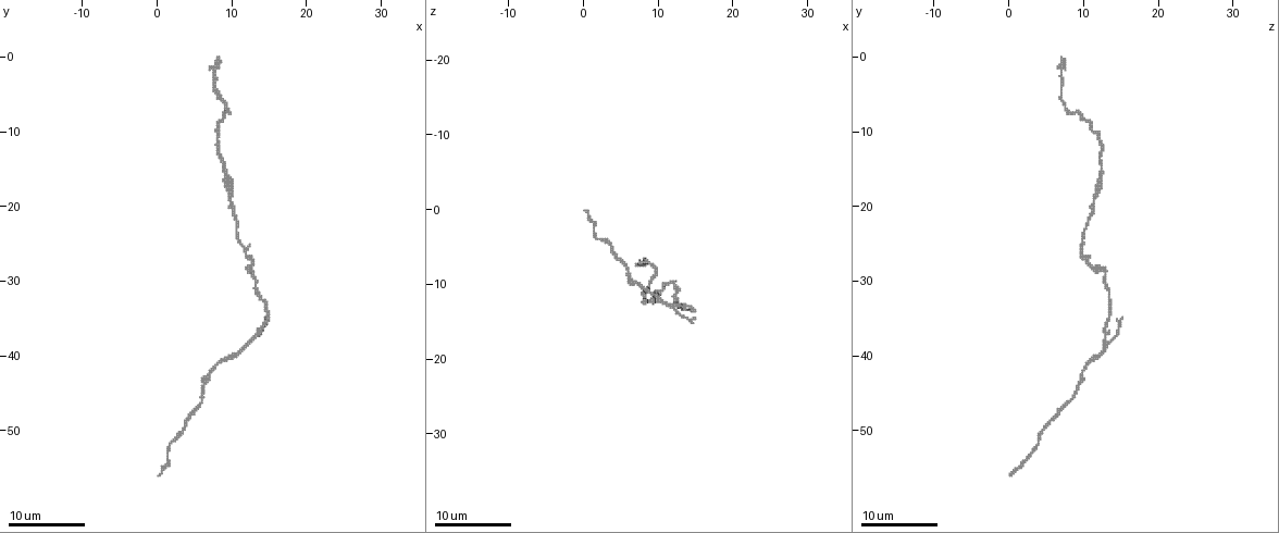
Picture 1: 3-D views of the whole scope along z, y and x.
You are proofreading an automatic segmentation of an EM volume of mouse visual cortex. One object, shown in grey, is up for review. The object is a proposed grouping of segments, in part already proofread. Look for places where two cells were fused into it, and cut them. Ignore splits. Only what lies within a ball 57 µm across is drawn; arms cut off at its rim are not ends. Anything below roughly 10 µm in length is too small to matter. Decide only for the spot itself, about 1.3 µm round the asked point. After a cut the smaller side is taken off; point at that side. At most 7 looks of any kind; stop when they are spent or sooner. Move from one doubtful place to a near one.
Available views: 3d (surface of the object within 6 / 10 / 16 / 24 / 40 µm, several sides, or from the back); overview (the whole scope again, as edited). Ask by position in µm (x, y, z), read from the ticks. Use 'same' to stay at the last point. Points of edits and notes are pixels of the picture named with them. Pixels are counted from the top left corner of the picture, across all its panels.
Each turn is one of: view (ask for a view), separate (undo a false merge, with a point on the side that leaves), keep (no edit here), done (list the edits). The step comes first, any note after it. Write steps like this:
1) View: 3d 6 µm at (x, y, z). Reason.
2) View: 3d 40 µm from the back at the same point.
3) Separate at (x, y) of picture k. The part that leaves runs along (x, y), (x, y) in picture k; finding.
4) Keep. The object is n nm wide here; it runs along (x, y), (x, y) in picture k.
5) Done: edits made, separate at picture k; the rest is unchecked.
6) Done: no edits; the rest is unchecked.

View: 3d 16 µm at (12.0, 26.0, 10.0). Thick turns thin.

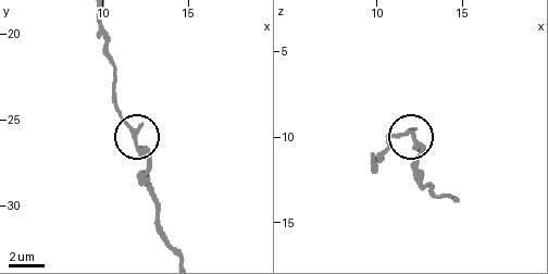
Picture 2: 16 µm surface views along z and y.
Keep. It runs along (156, 194), (144, 174), (147, 156), (114, 104) in picture 2; all the same cell.

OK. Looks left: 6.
View: 3d 16 µm at (6.0, 44.5, 9.0).

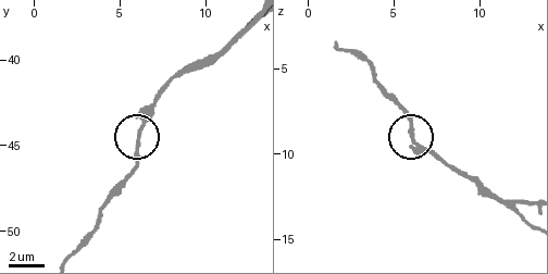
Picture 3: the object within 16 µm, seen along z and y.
Keep. The object is 210 nm wide here; it runs along (251, 19), (220, 50), (172, 81), (139, 133), (133, 175) in picture 3; all the same cell.

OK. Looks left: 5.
View: 3d 10 µm at (12.0, 39.0, 13.0). Thick turns thin.

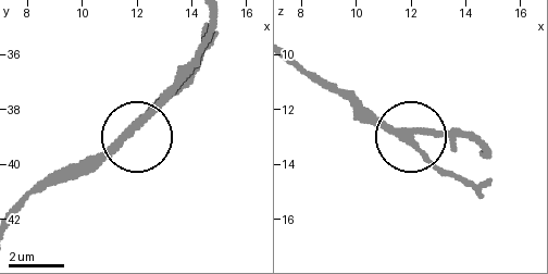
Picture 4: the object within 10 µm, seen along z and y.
View: 3d 6 µm at (11.5, 38.9, 12.8).

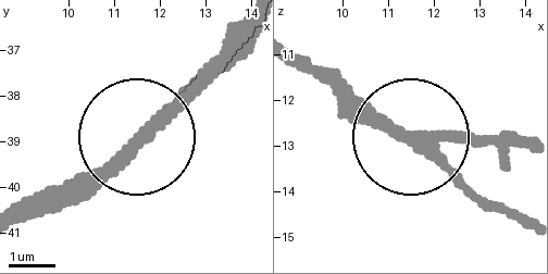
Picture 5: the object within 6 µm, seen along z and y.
Keep. 3 arms meet here; it runs along (248, 20), (65, 203) in picture 5; one cell here.

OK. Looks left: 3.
View: 3d 16 µm at (9.0, 15.5, 12.5).

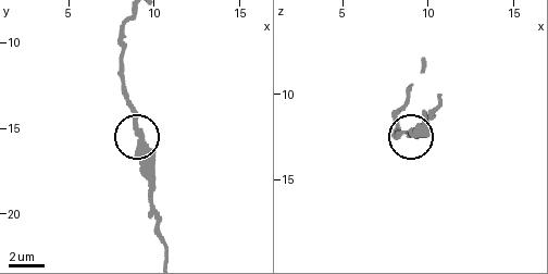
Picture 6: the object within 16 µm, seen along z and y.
Keep. It runs along (164, 252), (138, 134), (138, 116), (129, 96) in picture 6; one cell here.

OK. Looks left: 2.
Done: no edits; the rest is unchecked.

